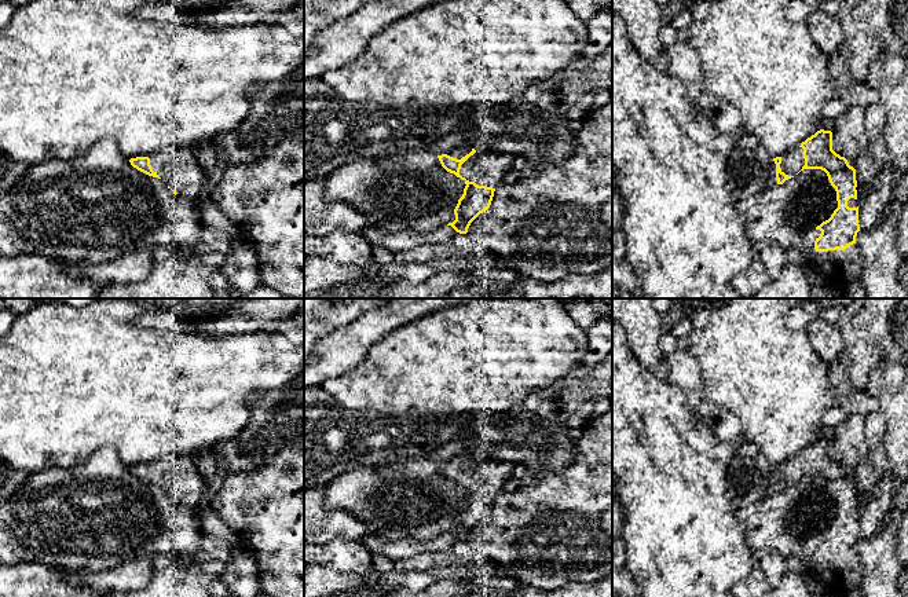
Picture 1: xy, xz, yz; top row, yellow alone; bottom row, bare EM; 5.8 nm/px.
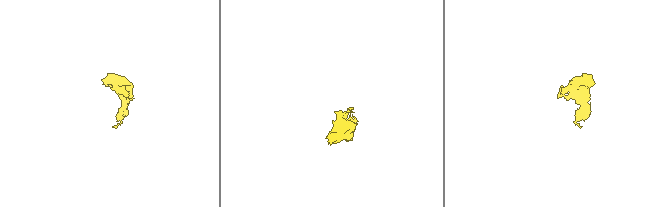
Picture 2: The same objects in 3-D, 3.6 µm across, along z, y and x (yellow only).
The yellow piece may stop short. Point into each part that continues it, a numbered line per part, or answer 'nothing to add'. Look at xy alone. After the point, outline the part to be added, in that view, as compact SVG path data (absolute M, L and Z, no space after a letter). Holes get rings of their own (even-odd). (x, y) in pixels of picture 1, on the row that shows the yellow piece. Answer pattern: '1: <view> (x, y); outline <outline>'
1: xy (178, 167); outline M168 147L149 158L153 171L179 198L198 202L205 173L194 149Z

